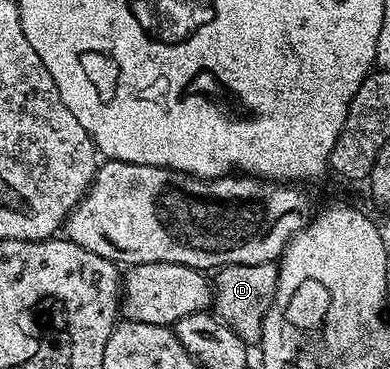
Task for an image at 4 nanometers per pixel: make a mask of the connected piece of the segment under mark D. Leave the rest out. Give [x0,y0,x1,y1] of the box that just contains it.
[213,262,279,347]

